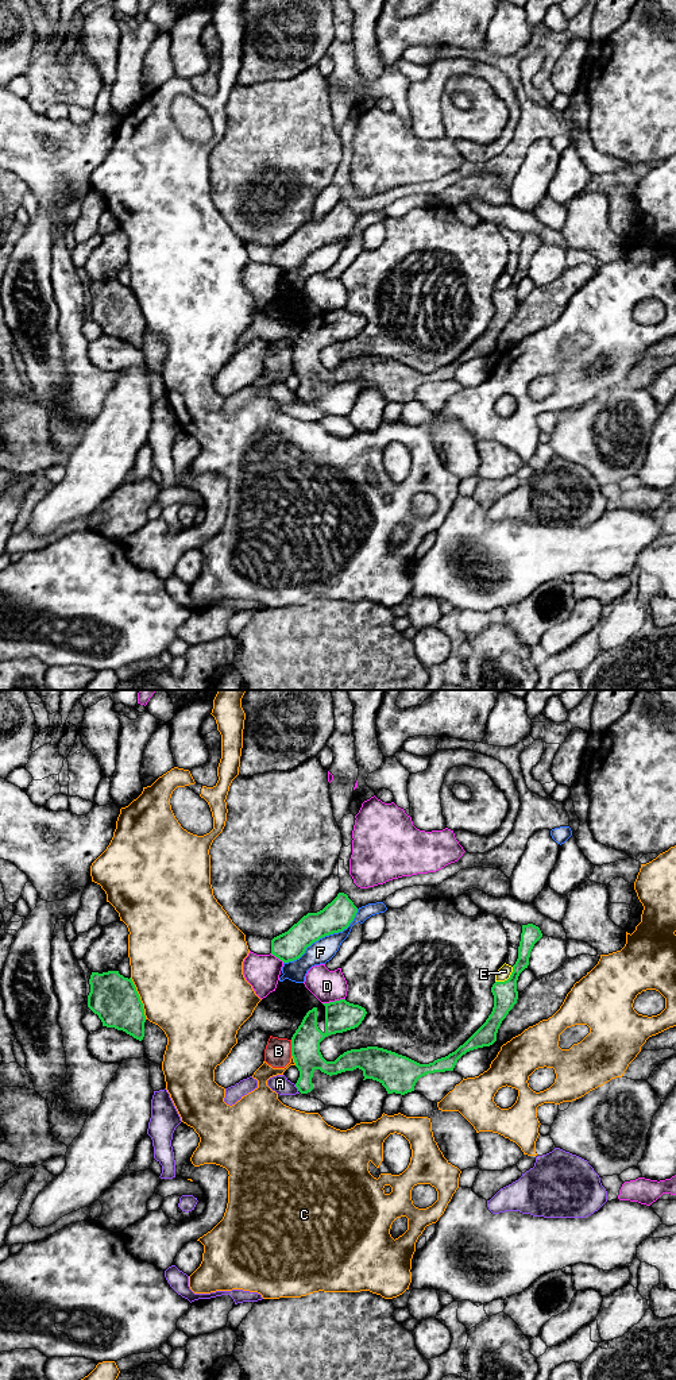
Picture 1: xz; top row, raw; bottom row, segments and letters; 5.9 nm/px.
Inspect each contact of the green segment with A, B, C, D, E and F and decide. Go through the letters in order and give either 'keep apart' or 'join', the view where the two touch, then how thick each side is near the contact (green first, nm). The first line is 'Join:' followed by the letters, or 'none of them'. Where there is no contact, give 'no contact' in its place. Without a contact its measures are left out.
Join: none of them
A: keep apart; meets green in xz; 180 nm thick on the green side, 110 nm on the other
B: keep apart; meets green in xz; 180 nm thick on the green side, 160 nm on the other
C: keep apart; meets green in xz; 280 nm thick on the green side, 500 nm on the other
D: keep apart; meets green in xz; 190 nm thick on the green side, 190 nm on the other
E: keep apart; meets green in xz; 140 nm thick on the green side, 80 nm on the other
F: keep apart; meets green in xz; 180 nm thick on the green side, 140 nm on the other

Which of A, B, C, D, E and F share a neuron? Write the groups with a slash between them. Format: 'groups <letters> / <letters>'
groups A / B / C / D / E / F

